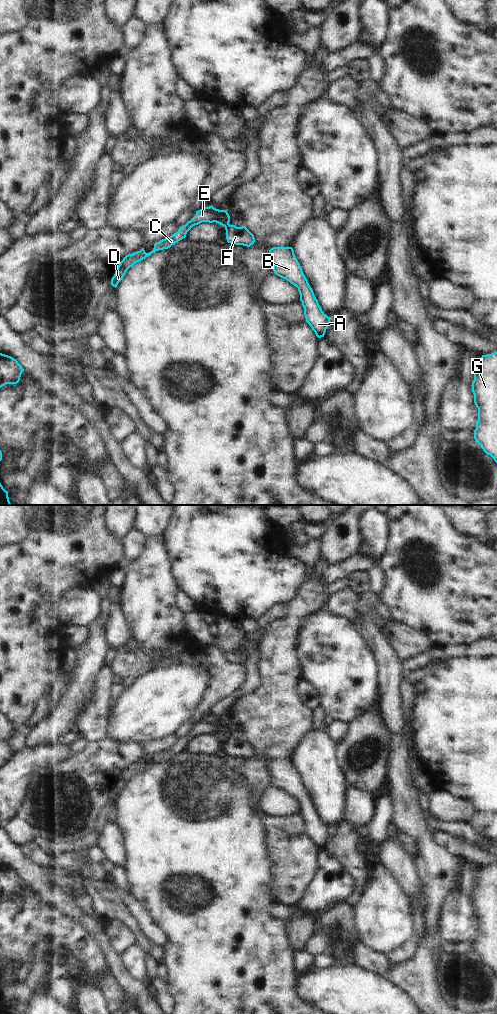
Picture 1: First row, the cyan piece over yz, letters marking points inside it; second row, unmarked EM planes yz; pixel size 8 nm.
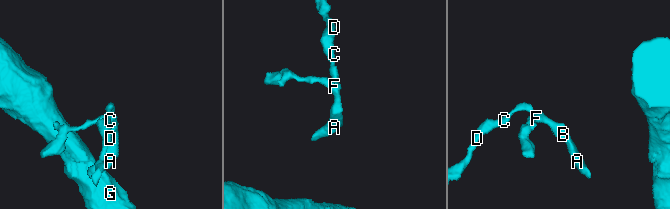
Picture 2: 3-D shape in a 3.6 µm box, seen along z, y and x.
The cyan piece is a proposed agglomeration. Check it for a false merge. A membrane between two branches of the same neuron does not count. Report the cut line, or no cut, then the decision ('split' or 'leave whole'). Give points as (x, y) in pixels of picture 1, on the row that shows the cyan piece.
cut none; leave whole

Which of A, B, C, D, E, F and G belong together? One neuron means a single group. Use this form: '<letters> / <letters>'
A B C D E F G

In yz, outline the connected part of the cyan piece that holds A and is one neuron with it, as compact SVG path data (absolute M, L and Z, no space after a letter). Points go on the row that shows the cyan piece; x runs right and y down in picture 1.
M273 247L269 250L274 273L298 288L306 322L318 338L324 337L330 323L321 309L292 247Z

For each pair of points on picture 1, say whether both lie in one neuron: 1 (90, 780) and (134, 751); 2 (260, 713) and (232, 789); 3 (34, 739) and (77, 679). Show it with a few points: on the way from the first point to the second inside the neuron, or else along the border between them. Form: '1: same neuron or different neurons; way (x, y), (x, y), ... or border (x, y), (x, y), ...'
1: same neuron; way (98, 768), (107, 759), (122, 759)
2: different neurons; border (234, 769), (245, 779), (252, 792)
3: same neuron; way (49, 726), (71, 704), (77, 694)

